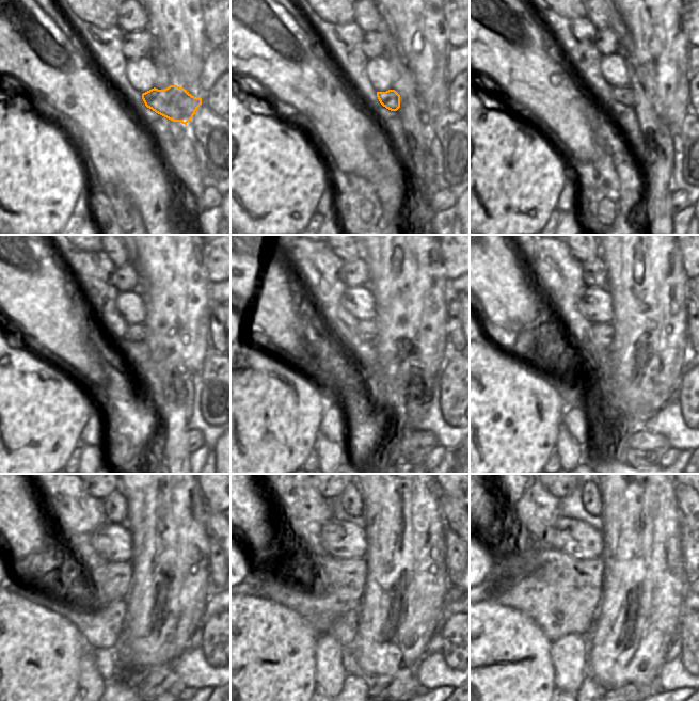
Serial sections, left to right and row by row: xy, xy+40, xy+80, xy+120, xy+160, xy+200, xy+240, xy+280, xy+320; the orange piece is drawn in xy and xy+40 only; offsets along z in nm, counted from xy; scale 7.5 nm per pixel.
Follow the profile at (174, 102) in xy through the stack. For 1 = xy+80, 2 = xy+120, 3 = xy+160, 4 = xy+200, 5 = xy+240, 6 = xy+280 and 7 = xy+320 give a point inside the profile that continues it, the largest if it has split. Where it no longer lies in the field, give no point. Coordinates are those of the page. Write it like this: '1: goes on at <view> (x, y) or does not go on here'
1: goes on at xy+80 (625, 96)
2: goes on at xy+120 (134, 332)
3: goes on at xy+160 (366, 330)
4: goes on at xy+200 (601, 335)
5: goes on at xy+240 (110, 583)
6: goes on at xy+280 (320, 589)
7: goes on at xy+320 (561, 594)

